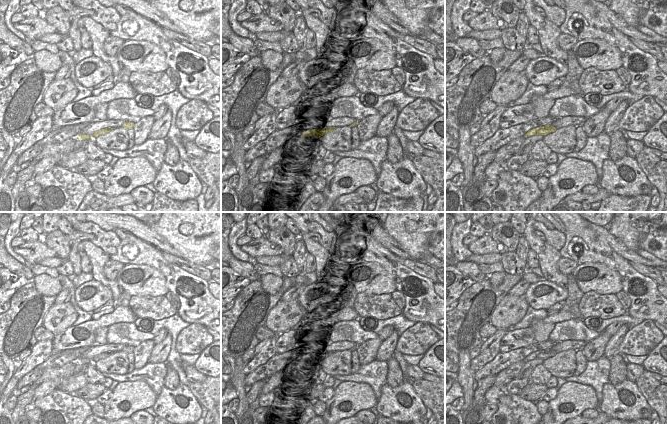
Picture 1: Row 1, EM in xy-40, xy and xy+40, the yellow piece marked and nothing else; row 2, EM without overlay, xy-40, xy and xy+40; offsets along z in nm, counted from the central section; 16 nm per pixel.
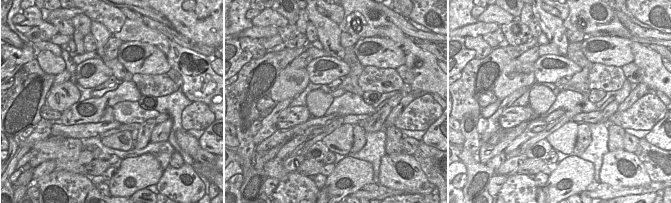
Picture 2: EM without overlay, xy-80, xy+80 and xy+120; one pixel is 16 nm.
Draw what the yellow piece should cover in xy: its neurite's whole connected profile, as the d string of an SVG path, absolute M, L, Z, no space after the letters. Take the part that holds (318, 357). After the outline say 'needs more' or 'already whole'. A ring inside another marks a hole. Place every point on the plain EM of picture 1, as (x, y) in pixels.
M325 351L323 353L307 354L305 357L303 357L301 359L301 361L314 360L314 361L320 362L321 360L326 359L326 358L332 356L335 353L337 353L337 352L336 351Z; already whole

